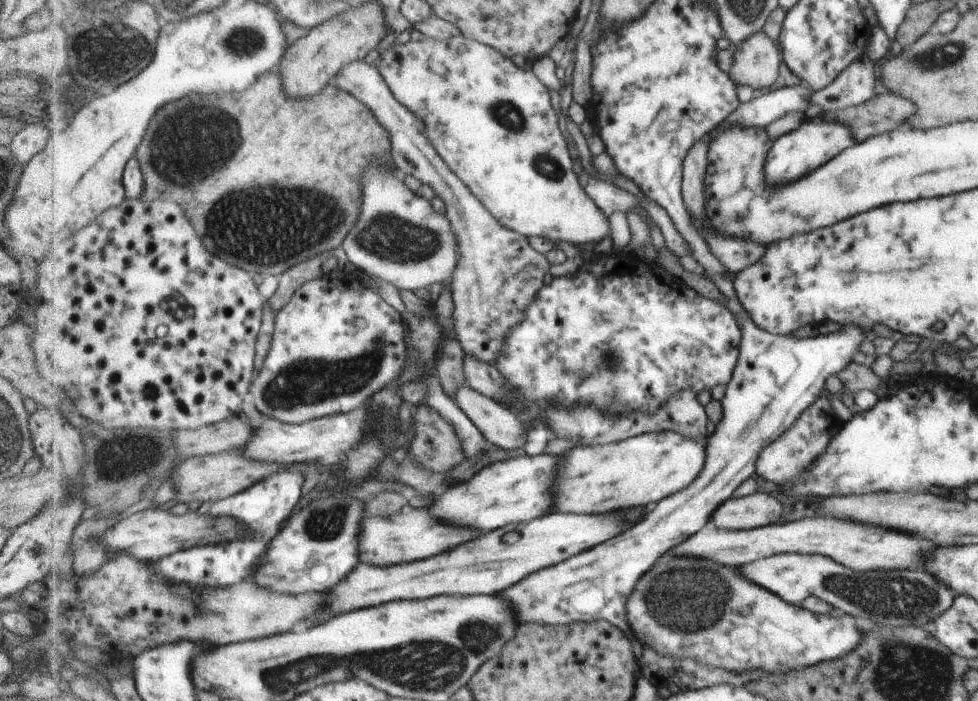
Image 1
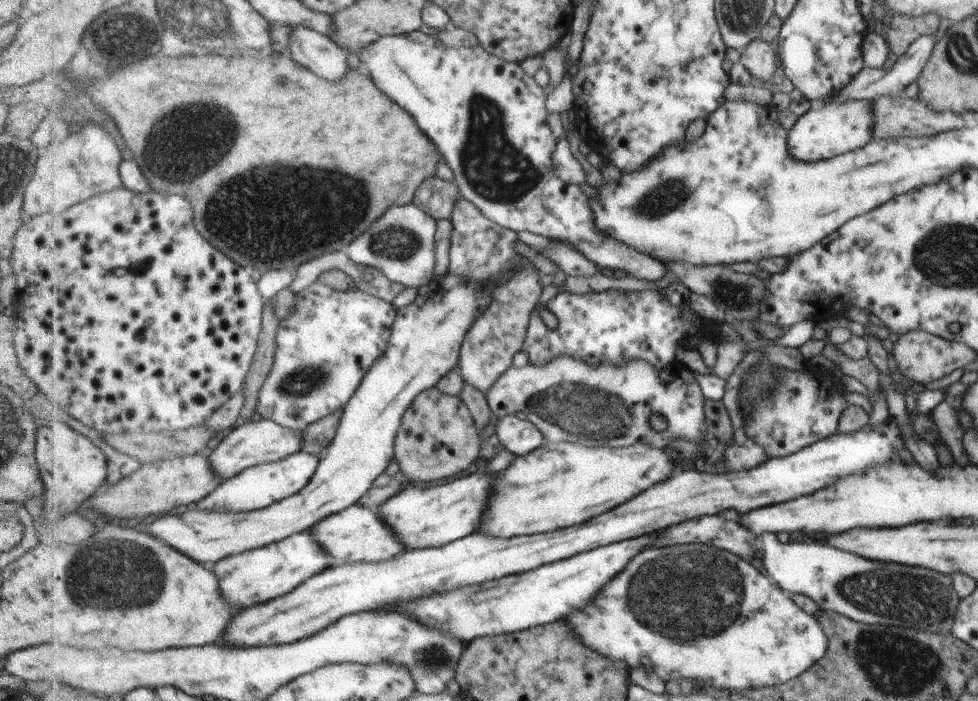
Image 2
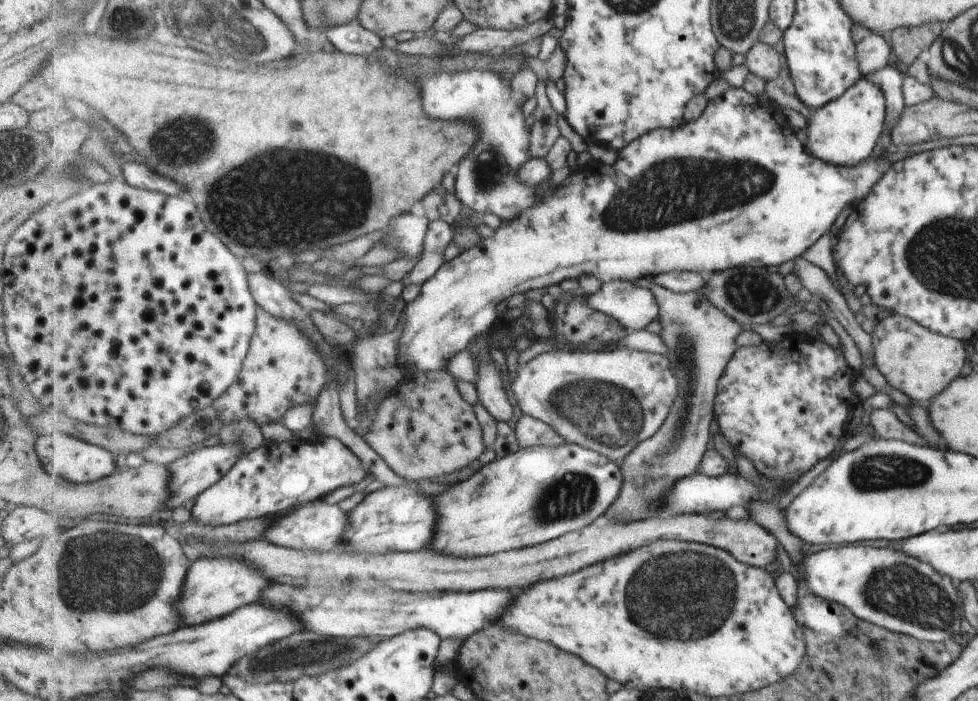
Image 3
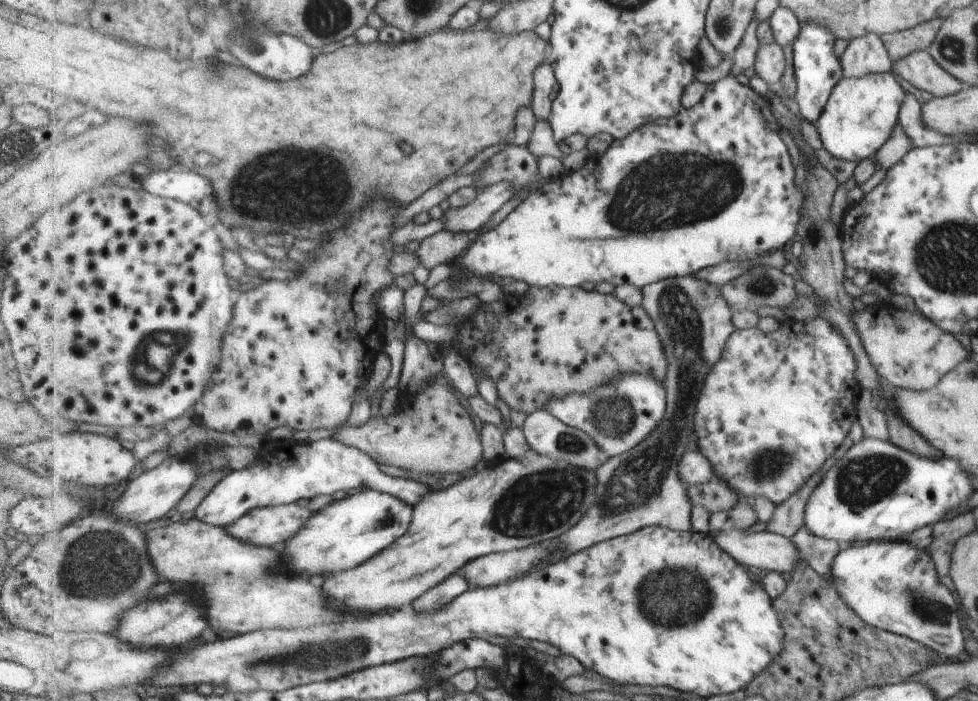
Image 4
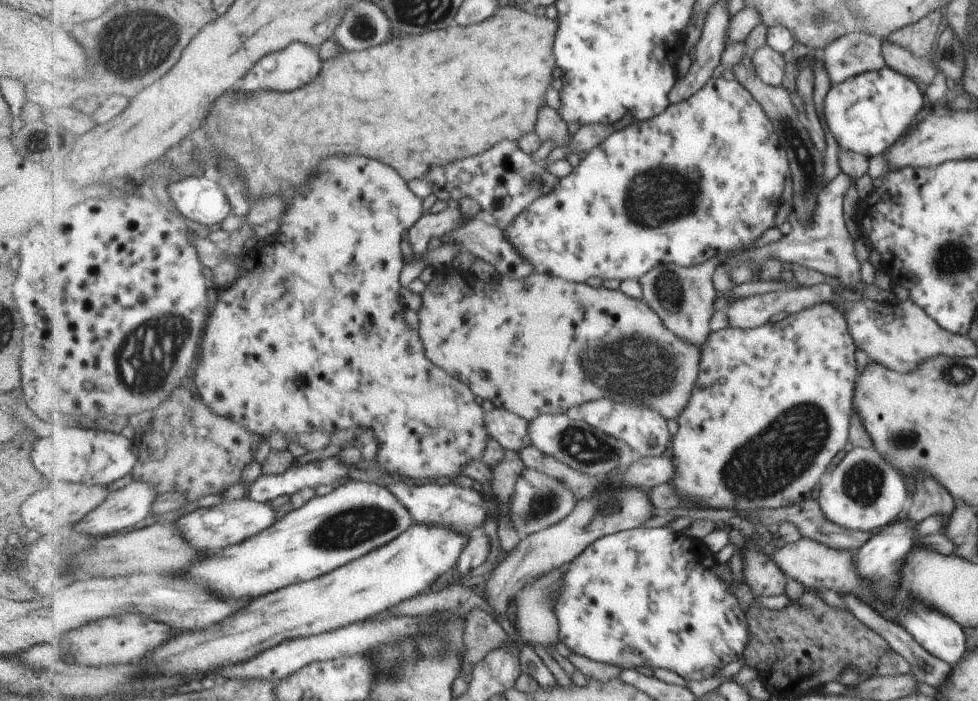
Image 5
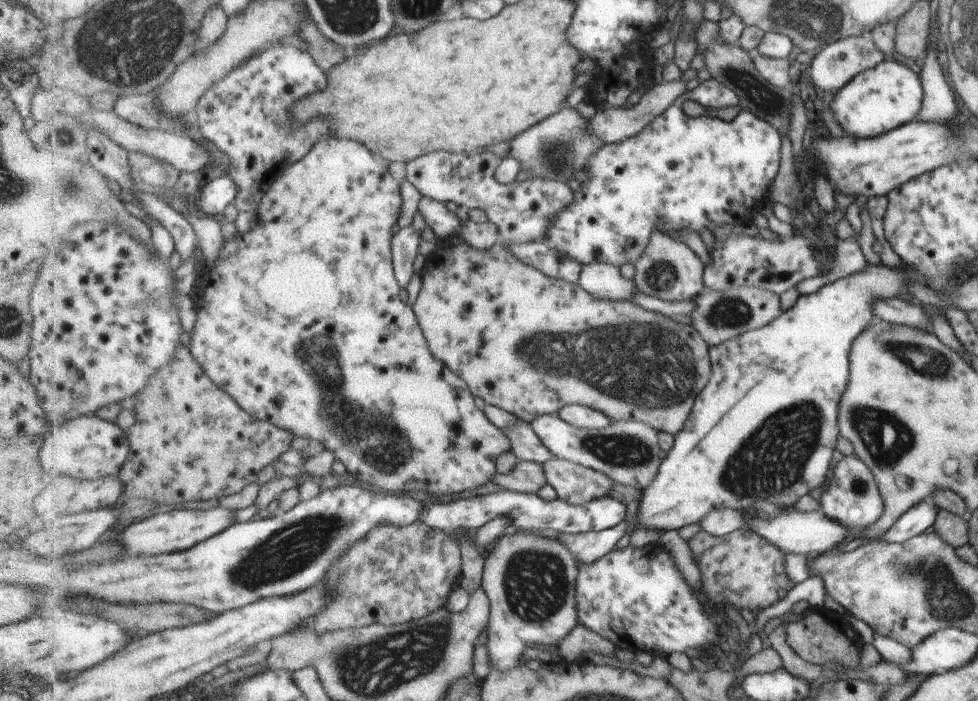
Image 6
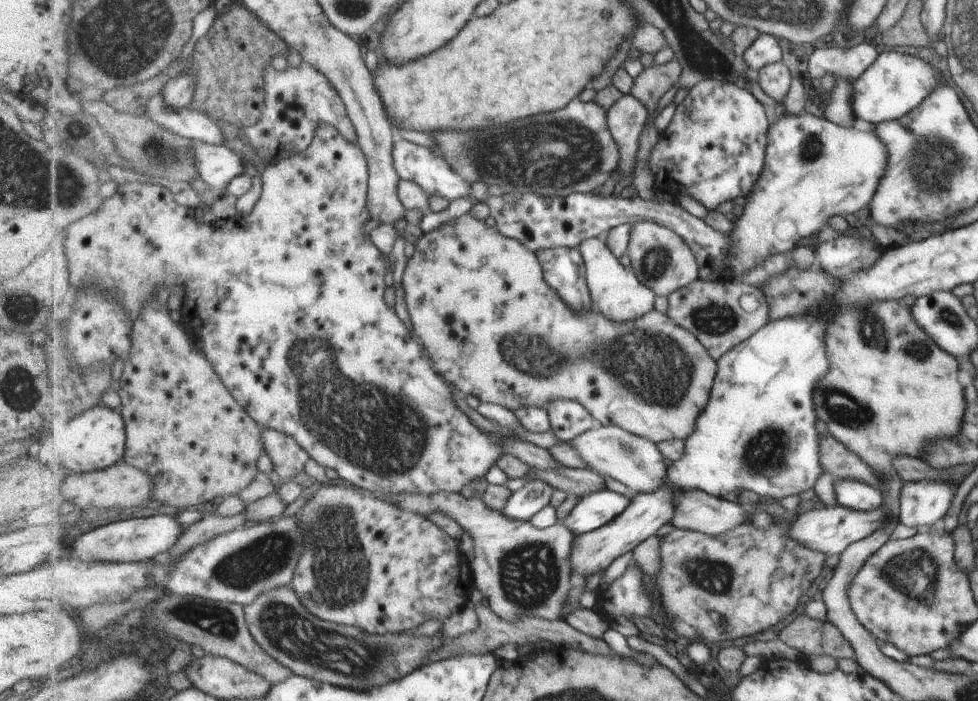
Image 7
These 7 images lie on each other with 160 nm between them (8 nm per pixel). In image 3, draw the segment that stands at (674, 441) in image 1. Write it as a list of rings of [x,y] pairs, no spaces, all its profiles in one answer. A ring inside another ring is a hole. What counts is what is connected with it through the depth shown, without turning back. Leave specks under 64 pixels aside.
[[[567,442],[556,447],[534,446],[526,449],[520,448],[516,453],[495,458],[481,467],[476,473],[473,473],[466,481],[457,482],[446,491],[432,496],[432,500],[437,502],[439,522],[437,522],[437,540],[433,540],[433,544],[430,544],[427,550],[437,550],[437,552],[443,552],[447,556],[457,556],[459,554],[459,556],[465,558],[465,556],[473,556],[473,554],[475,556],[487,556],[487,554],[497,554],[497,552],[503,552],[503,550],[524,549],[548,543],[553,538],[580,531],[582,528],[593,524],[601,515],[604,515],[623,492],[624,480],[624,468],[620,462],[612,461],[601,453],[578,444]]]

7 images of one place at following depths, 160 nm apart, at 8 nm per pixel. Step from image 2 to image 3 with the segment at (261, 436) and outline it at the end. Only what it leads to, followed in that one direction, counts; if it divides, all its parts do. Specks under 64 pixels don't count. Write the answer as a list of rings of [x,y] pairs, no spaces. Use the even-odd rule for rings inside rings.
[[[217,442],[206,443],[189,451],[171,464],[167,464],[168,468],[172,470],[172,497],[168,500],[166,508],[173,510],[191,498],[196,499],[218,480],[223,479],[236,466],[236,463],[247,455],[247,453],[240,456],[237,454],[239,454],[239,448],[235,445],[221,445]]]

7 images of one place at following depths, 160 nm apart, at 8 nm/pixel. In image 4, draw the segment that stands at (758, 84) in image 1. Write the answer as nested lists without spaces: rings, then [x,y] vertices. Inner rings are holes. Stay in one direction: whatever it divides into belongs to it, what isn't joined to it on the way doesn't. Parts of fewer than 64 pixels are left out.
[[[777,43],[764,44],[758,47],[754,56],[754,74],[759,76],[767,86],[775,88],[783,72],[785,60]]]

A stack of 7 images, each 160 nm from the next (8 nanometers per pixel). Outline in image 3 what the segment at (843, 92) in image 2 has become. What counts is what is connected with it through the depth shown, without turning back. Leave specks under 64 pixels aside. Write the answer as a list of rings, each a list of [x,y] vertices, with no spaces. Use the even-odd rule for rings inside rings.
[[[887,64],[880,71],[872,72],[865,76],[873,84],[876,84],[883,93],[884,102],[887,106],[887,121],[886,129],[891,131],[903,110],[904,104],[902,101],[901,85],[905,78],[903,73],[892,68],[891,64]]]

